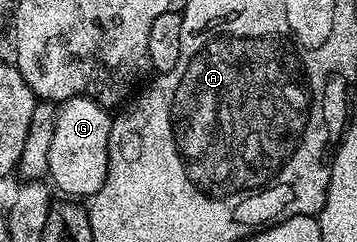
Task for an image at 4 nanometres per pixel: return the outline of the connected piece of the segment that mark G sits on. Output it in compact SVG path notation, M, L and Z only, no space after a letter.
M74 96L57 105L56 128L52 130L52 150L48 150L48 176L53 187L70 198L92 198L104 186L108 174L108 138L112 116L89 96Z

